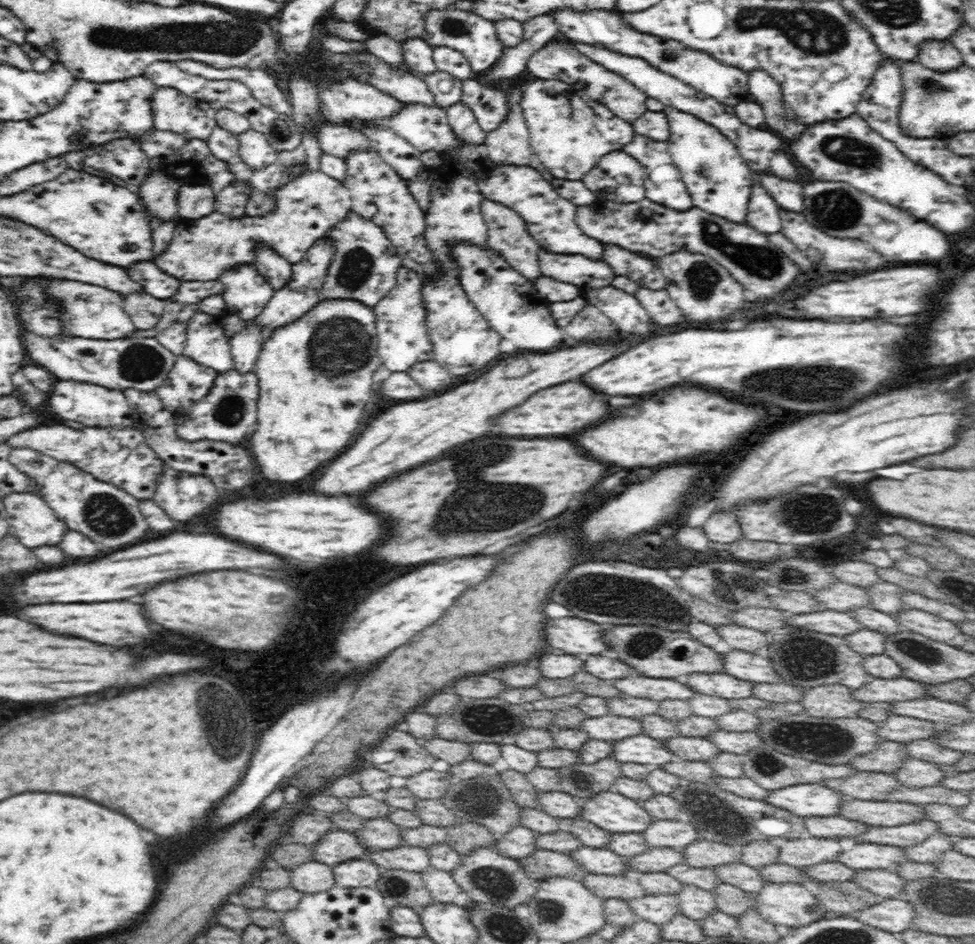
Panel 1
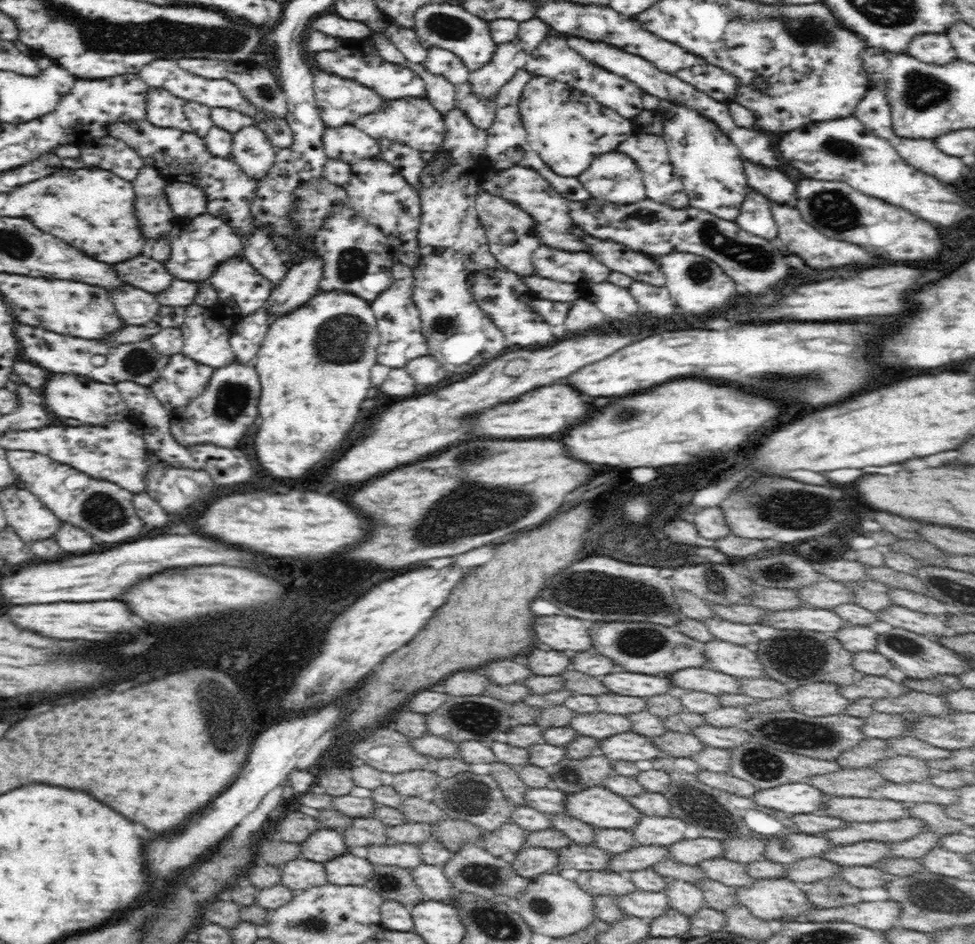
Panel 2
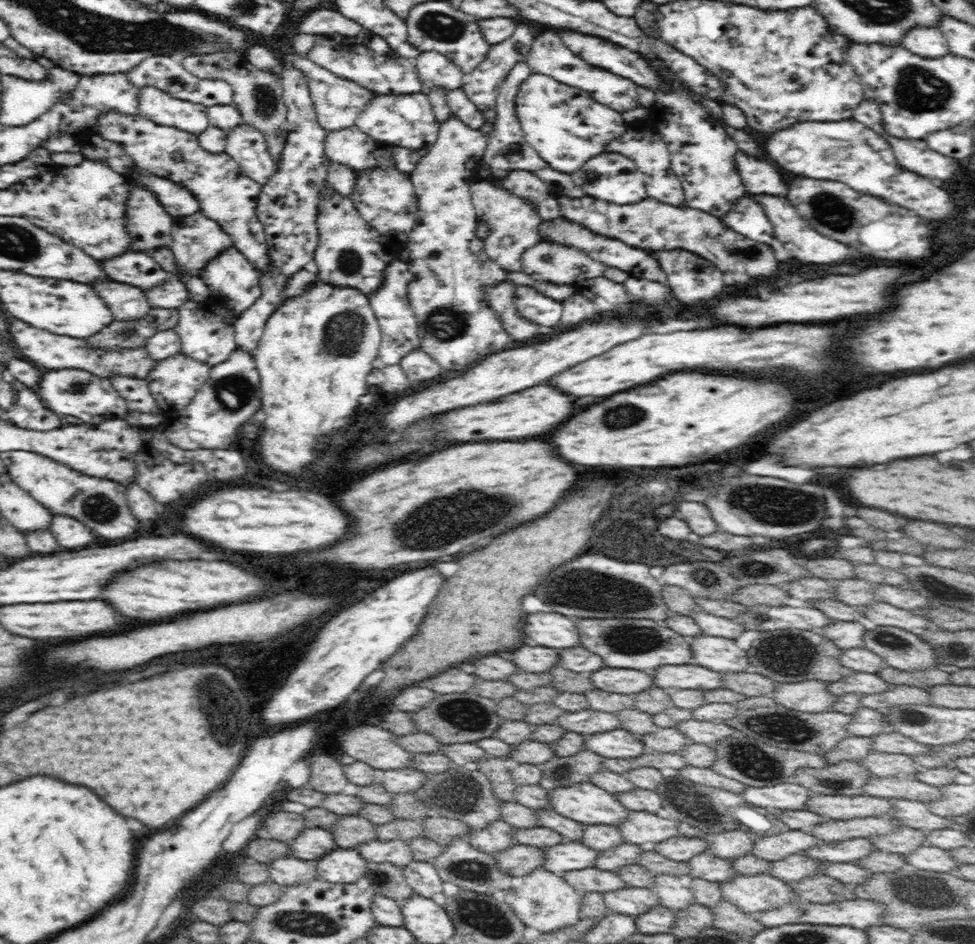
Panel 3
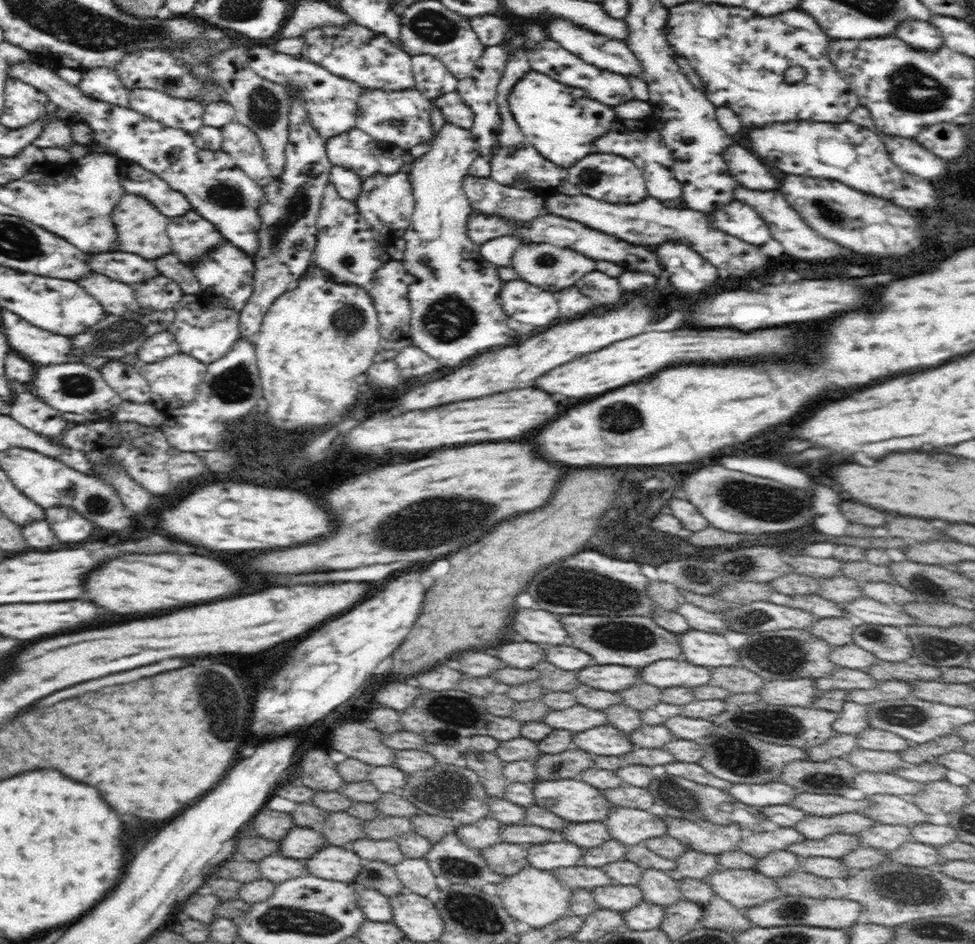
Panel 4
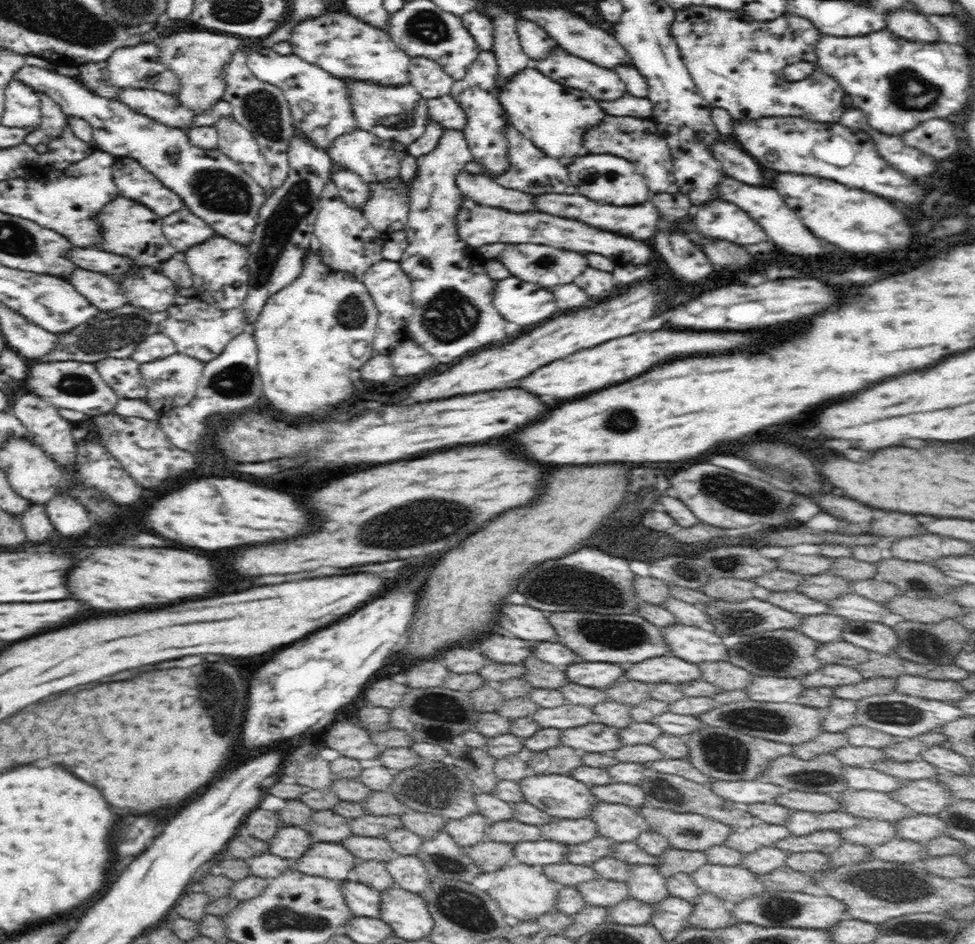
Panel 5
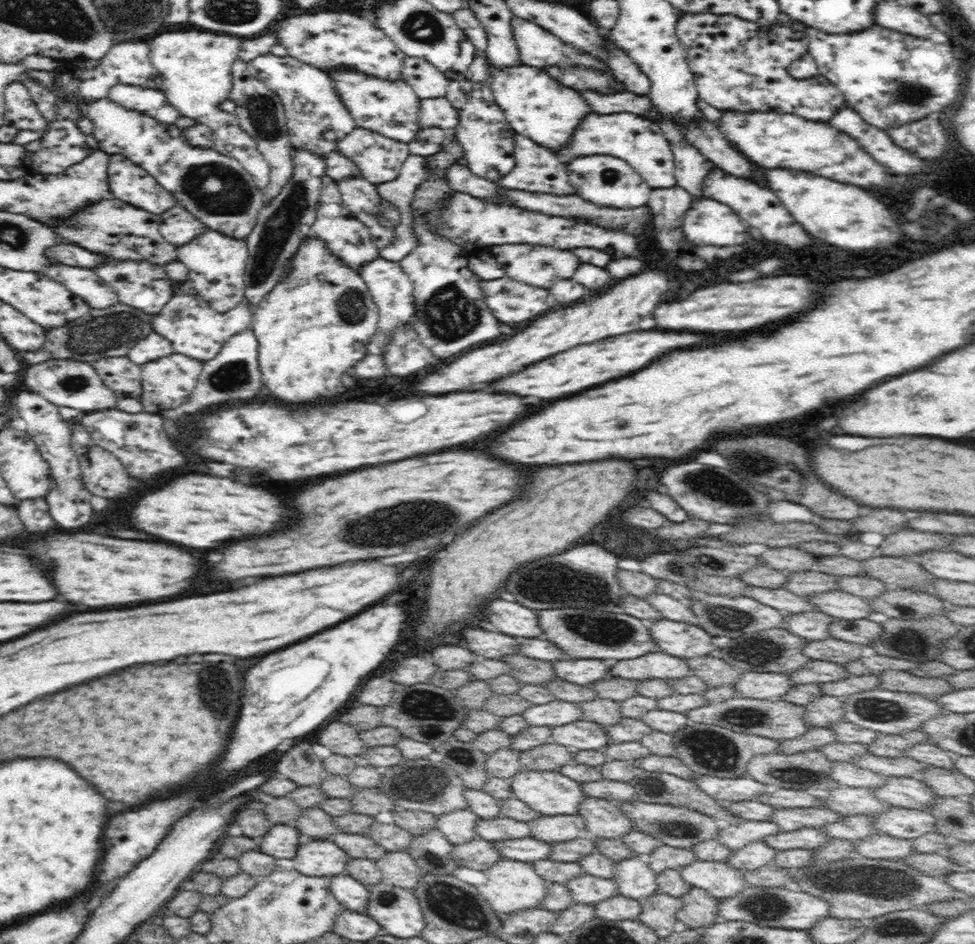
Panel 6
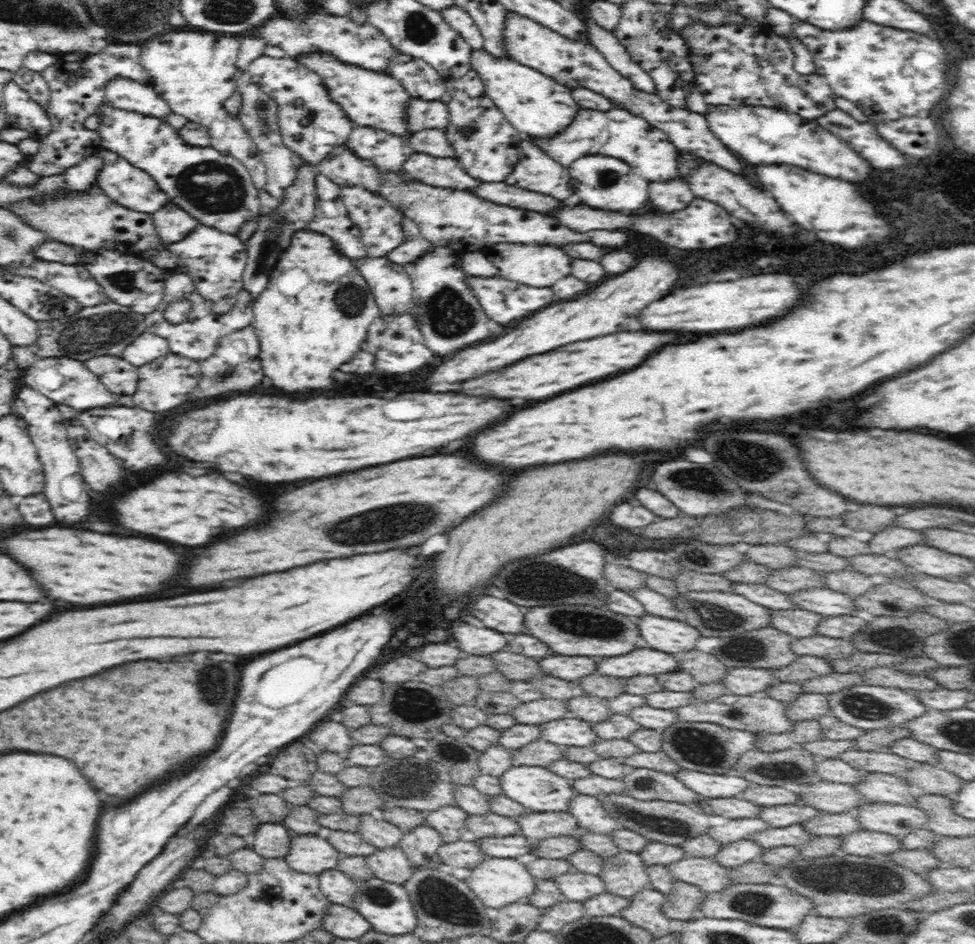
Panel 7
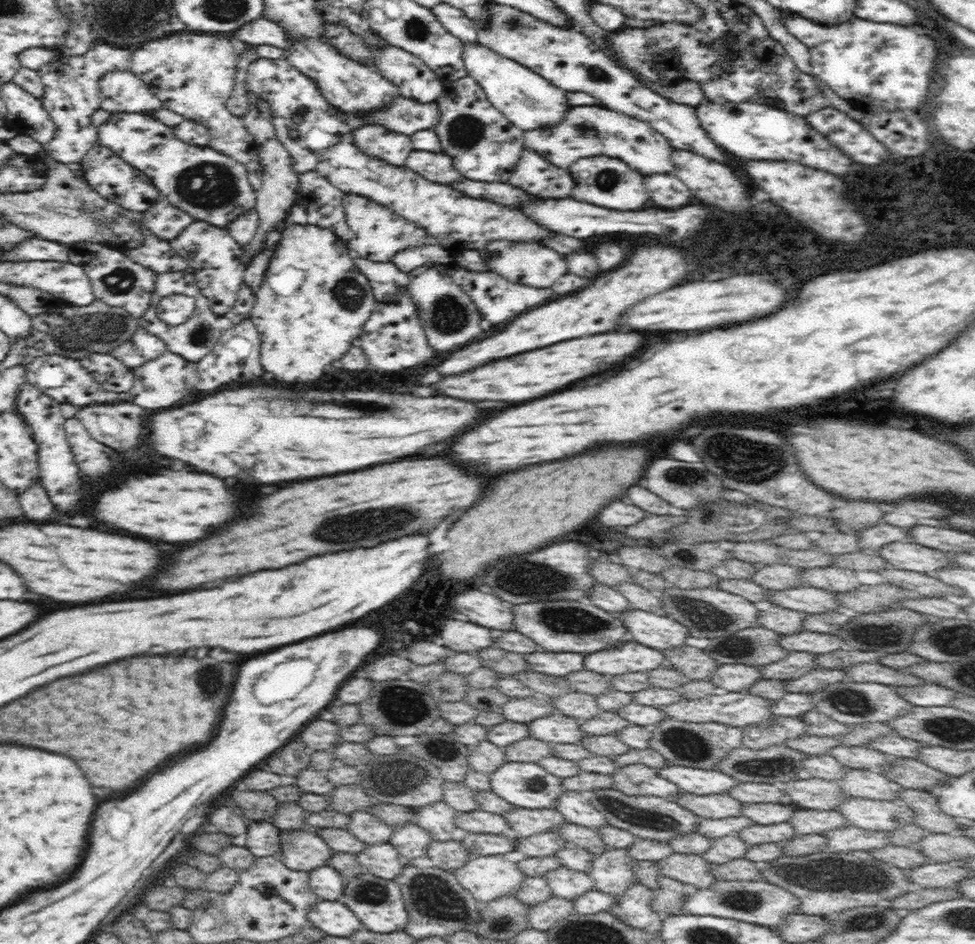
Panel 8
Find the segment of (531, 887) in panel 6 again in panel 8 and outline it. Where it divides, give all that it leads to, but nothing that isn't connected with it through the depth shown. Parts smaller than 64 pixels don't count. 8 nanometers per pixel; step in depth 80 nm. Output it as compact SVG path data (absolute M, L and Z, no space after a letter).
M500 854L474 855L452 873L457 878L458 884L473 894L481 904L494 902L498 897L515 896L515 892L521 887L527 876L524 872L520 872L516 863L503 859Z

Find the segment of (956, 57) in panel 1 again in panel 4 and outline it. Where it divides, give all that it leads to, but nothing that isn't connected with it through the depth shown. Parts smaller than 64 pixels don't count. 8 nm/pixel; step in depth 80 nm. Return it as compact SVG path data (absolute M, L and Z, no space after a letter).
M903 20L897 26L895 36L906 44L925 51L935 51L943 44L942 35L936 30L936 27L924 20Z

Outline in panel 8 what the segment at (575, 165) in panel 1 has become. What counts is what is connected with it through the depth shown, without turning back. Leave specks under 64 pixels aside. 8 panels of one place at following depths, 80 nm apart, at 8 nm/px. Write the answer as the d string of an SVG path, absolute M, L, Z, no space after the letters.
M464 43L462 60L467 76L472 77L478 86L483 88L492 106L523 131L556 124L558 120L562 120L562 116L566 116L566 111L571 107L564 90L542 78L536 71L502 56L487 46L480 43Z

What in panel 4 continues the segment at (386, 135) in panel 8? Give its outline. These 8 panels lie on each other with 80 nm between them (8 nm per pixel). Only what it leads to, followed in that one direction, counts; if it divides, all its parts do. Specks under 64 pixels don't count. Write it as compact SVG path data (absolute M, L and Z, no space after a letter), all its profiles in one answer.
M358 127L352 128L348 132L342 132L338 136L328 138L325 147L326 154L334 167L352 169L362 179L380 174L397 174L401 171L401 167L405 162L403 160L404 152L407 152L406 149L400 148L398 145L377 141Z

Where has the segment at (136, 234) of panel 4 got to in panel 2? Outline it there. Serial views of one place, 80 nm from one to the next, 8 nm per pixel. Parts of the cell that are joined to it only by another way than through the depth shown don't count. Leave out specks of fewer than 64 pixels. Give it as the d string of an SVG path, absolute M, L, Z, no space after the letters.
M155 167L142 168L132 183L136 194L133 204L135 216L141 235L145 238L168 238L172 222L176 222L174 218L177 217L166 196L166 186L170 183L170 179L162 177Z

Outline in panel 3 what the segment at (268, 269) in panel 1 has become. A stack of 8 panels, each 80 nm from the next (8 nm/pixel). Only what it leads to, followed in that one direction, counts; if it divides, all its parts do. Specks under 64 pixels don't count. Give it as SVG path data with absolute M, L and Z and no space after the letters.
M108 111L108 118L98 118L98 134L110 142L121 144L138 169L188 189L197 198L200 212L230 234L233 246L254 268L262 272L271 267L273 262L268 256L264 228L255 213L261 186L243 174L240 166L228 154L204 150L196 134L156 124L140 115L122 116L118 112Z

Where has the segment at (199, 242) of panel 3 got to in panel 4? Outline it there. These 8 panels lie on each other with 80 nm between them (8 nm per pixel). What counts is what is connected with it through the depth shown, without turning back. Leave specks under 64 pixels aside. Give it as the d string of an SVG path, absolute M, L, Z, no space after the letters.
M192 210L171 217L166 232L170 236L172 252L184 264L192 264L203 257L206 251L224 241L212 223Z

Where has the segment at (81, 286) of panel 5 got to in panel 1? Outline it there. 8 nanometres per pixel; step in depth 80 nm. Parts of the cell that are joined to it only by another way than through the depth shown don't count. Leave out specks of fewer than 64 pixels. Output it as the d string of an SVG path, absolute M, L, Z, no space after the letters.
M145 292L124 296L122 308L131 318L136 329L150 330L157 326L163 315L166 300L158 299Z

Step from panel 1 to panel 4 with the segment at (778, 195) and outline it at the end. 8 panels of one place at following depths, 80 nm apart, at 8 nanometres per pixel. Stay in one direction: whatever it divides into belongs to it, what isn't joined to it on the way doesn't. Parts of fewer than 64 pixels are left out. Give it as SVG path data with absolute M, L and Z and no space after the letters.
M742 146L725 148L724 161L728 165L730 175L740 182L742 187L749 190L776 190L778 188L778 180L746 148Z

